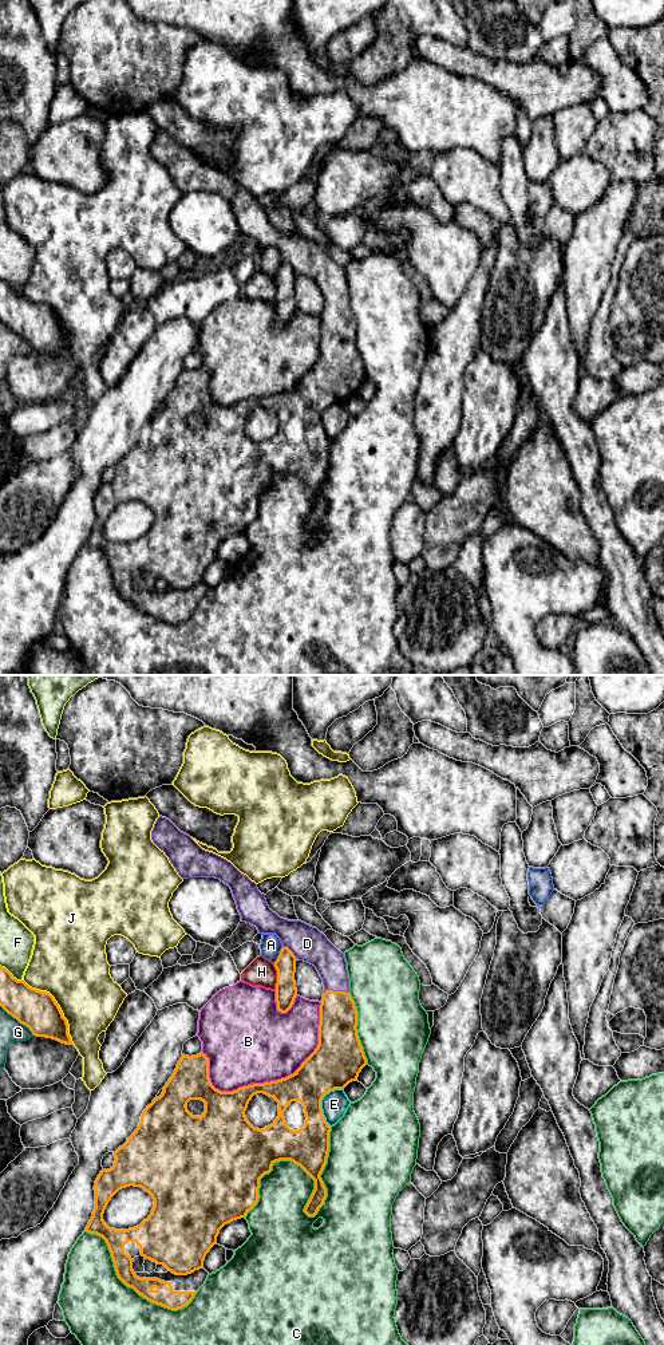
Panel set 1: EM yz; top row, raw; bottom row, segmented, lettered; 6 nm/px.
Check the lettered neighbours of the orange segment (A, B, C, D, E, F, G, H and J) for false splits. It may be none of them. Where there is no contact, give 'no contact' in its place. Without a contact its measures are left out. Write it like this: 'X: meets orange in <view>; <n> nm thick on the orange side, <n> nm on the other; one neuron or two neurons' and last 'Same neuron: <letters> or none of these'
A: meets orange in yz; 130 nm thick on the orange side, 130 nm on the other; two neurons
B: meets orange in yz; 260 nm thick on the orange side, 460 nm on the other; two neurons
C: meets orange in yz; 180 nm thick on the orange side, 340 nm on the other; two neurons
D: meets orange in yz; 240 nm thick on the orange side, 180 nm on the other; one neuron
E: meets orange in yz; 280 nm thick on the orange side, 160 nm on the other; two neurons
F: meets orange in yz; 220 nm thick on the orange side, 200 nm on the other; two neurons
G: meets orange in yz; 240 nm thick on the orange side, 140 nm on the other; two neurons
H: meets orange in yz; 130 nm thick on the orange side, 160 nm on the other; two neurons
J: meets orange in yz; 240 nm thick on the orange side, 420 nm on the other; two neurons
Same neuron: D

